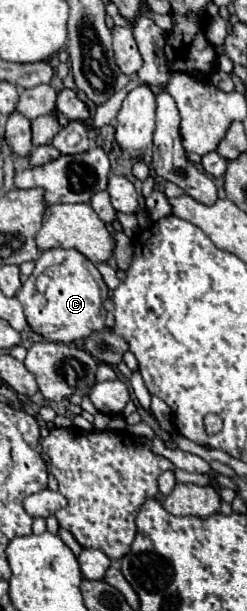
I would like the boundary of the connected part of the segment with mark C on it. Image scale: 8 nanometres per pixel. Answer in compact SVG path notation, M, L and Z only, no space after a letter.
M52 248L38 256L34 272L22 284L16 298L24 306L26 320L36 334L42 334L46 340L52 342L72 344L104 328L100 308L105 293L108 293L108 288L97 267L90 260L72 248Z

